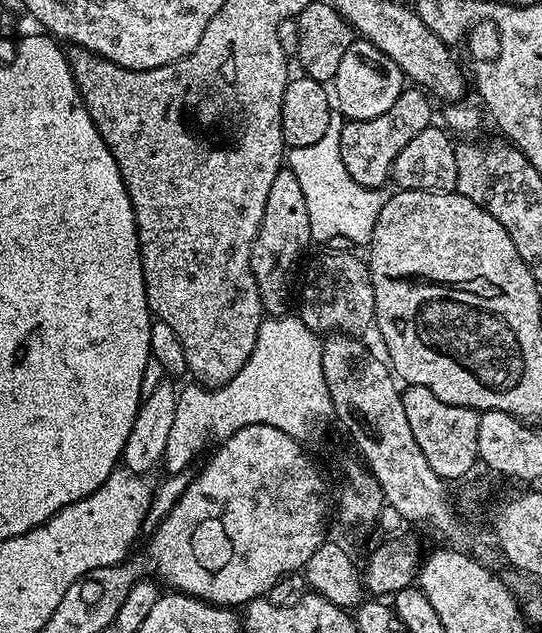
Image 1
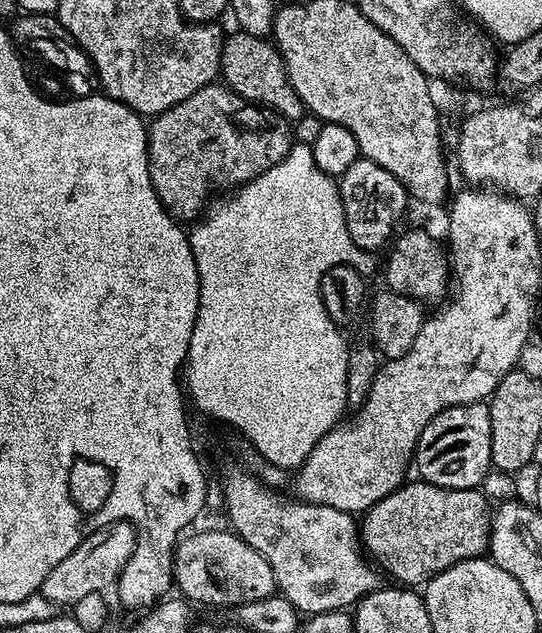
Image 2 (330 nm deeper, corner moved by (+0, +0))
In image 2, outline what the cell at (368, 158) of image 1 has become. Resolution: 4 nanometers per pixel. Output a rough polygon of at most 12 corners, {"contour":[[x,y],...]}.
{"contour":[[355,160],[338,177],[346,230],[359,248],[394,236],[410,197],[378,162]]}

